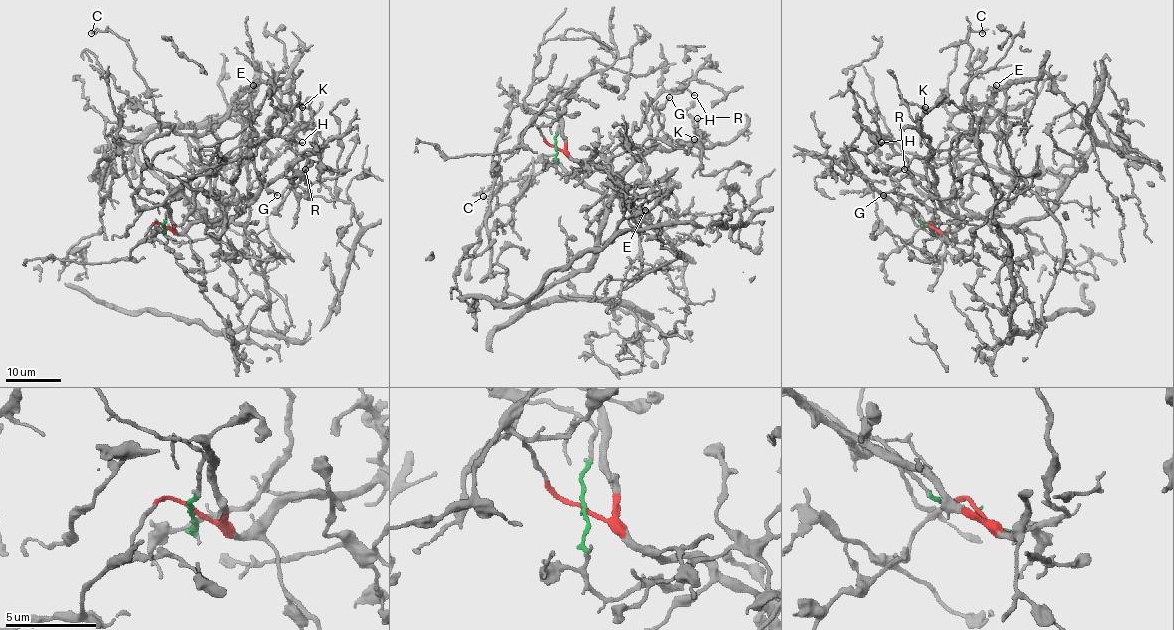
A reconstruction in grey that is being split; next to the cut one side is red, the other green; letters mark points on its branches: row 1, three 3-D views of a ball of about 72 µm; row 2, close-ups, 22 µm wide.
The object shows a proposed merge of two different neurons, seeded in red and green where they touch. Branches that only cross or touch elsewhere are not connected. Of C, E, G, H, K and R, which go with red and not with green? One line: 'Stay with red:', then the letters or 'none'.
Stay with red: G, H, K, R

